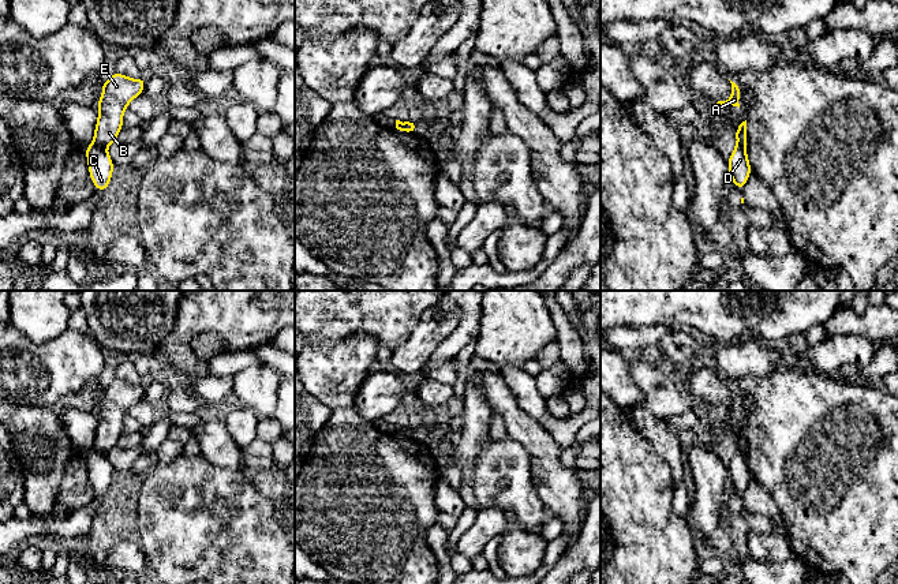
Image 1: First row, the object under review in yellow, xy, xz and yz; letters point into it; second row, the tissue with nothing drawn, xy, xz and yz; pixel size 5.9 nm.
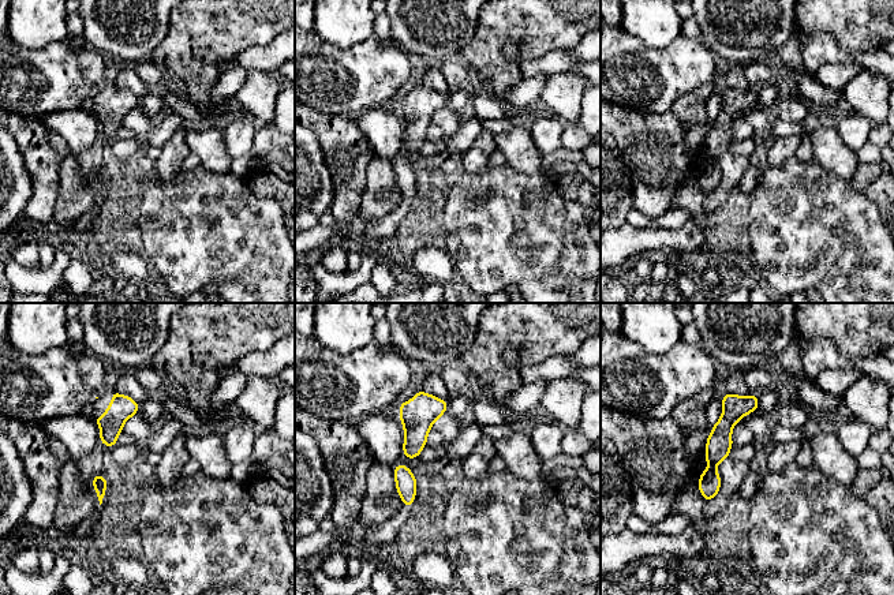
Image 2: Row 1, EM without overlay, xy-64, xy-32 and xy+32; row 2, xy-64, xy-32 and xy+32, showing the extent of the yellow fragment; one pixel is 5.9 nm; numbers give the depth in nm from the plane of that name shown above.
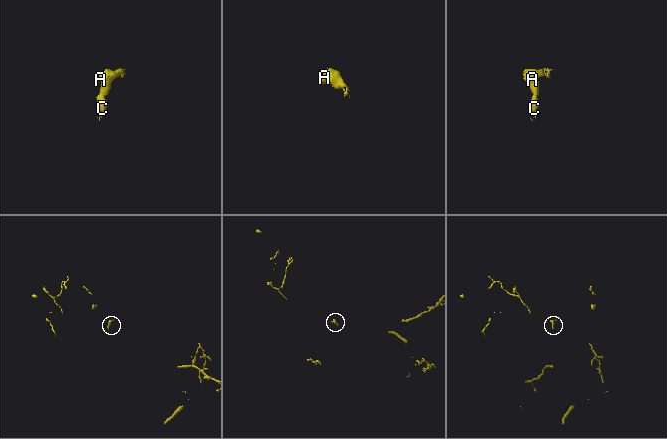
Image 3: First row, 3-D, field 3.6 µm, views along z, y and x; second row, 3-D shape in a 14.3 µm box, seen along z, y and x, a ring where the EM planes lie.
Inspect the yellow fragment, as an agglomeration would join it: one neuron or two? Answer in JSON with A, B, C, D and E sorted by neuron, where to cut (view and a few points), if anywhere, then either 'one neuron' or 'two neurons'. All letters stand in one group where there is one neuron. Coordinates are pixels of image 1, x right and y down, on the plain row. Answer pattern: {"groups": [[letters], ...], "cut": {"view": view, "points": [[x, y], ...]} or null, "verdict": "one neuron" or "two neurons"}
{"groups": [["A", "B", "E"], ["C", "D"]], "cut": {"view": "xy", "points": [[93, 446], [105, 455]]}, "verdict": "two neurons"}

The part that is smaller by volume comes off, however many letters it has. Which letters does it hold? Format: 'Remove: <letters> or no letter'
Remove: A, B, E

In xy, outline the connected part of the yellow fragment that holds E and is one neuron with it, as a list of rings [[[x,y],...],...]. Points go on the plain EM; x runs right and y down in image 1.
[[[119,378],[102,388],[102,398],[97,409],[98,424],[93,448],[108,453],[116,448],[124,433],[123,420],[128,409],[143,398],[146,383],[132,385]]]

